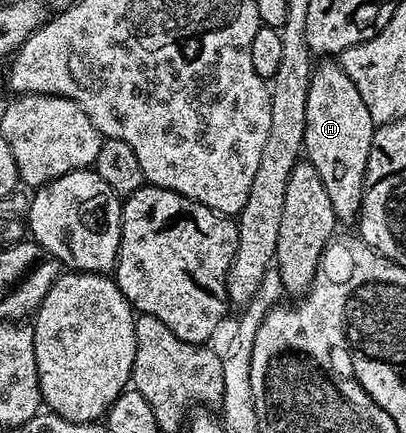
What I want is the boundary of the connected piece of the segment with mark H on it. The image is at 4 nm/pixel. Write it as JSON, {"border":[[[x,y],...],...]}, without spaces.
{"border":[[[334,61],[324,62],[327,62],[324,66],[316,65],[311,72],[303,148],[306,161],[317,168],[317,176],[321,176],[321,184],[325,184],[336,219],[340,223],[354,223],[359,217],[367,161],[377,124],[373,116],[369,116],[369,108],[365,108],[357,84],[353,84]]]}

